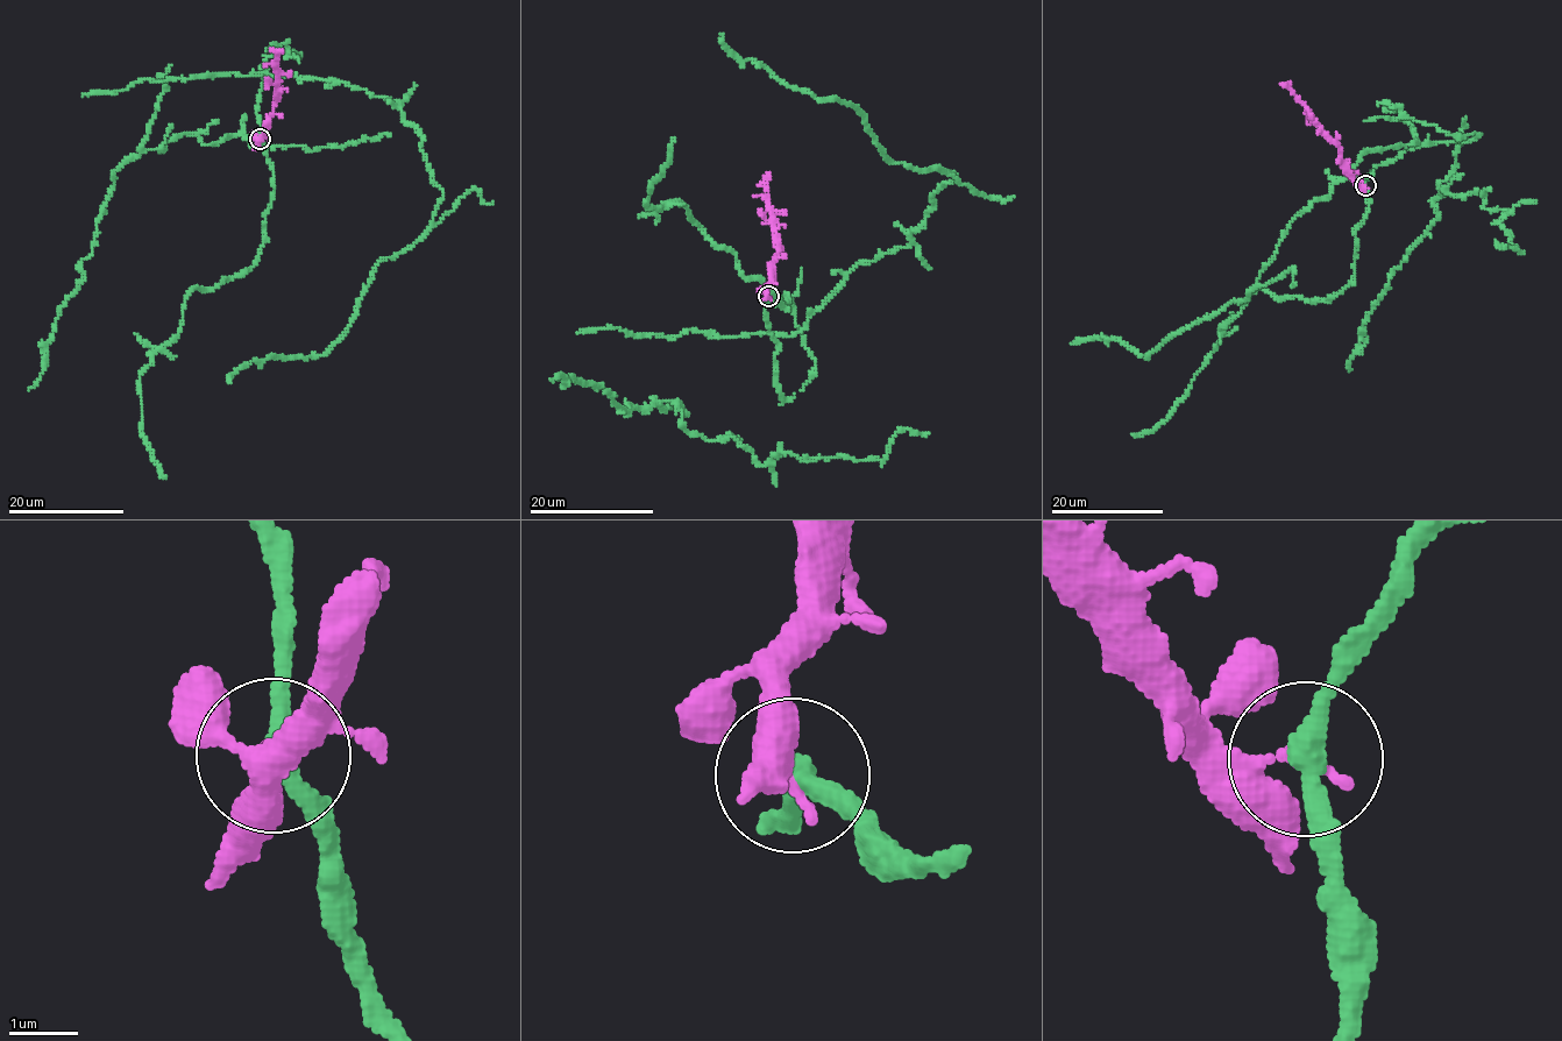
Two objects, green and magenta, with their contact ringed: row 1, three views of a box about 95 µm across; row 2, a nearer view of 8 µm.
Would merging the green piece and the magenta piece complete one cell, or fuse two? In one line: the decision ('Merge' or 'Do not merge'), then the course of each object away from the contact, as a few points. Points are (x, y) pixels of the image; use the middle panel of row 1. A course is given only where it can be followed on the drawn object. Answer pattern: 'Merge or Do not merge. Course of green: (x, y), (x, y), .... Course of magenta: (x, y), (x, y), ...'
Do not merge. Course of green: (768, 296), (769, 335), (797, 333), (956, 177), (895, 163), (851, 104), (721, 34). Course of magenta: (768, 296), (771, 270), (776, 254), (765, 182), (771, 171)

